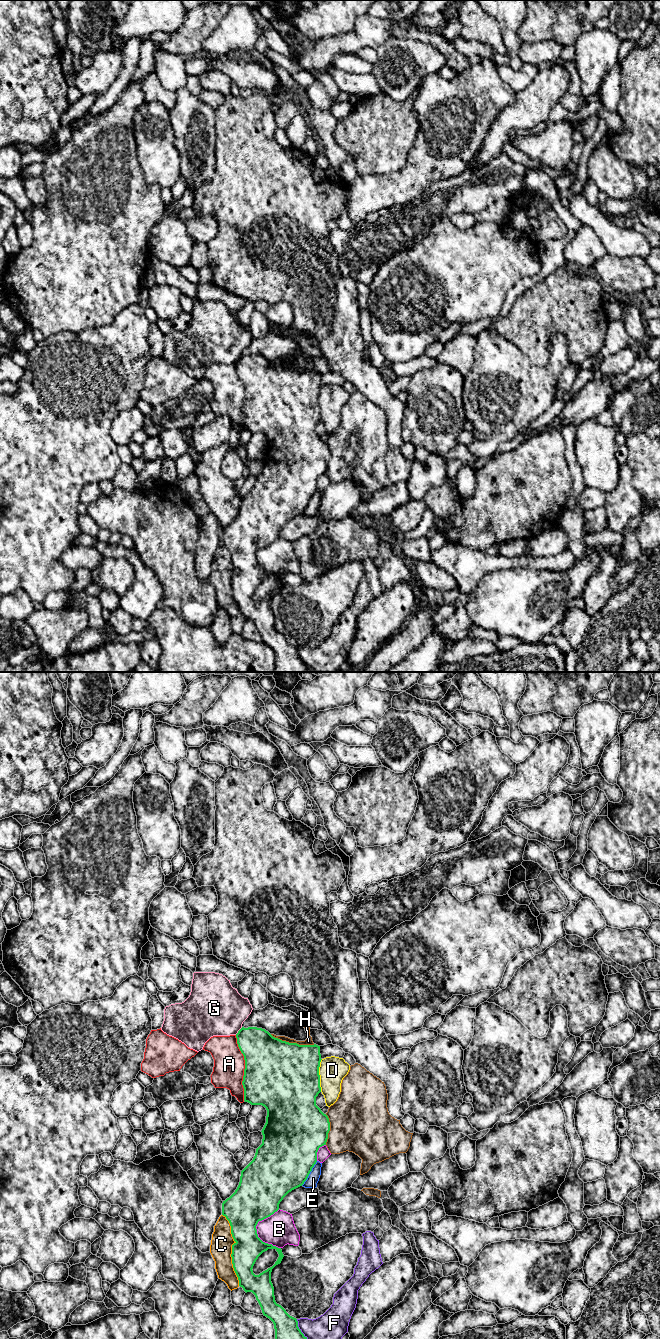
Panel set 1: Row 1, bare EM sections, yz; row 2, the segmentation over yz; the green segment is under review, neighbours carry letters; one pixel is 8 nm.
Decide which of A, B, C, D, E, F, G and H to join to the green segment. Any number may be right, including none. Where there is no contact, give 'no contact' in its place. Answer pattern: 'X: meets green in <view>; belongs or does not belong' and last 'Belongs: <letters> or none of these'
A: meets green in yz; does not belong
B: meets green in yz; does not belong
C: meets green in yz; does not belong
D: meets green in yz; does not belong
E: meets green in yz; does not belong
F: meets green in yz; does not belong
G: meets green in yz; does not belong
H: meets green in yz; does not belong
Belongs: none of these

